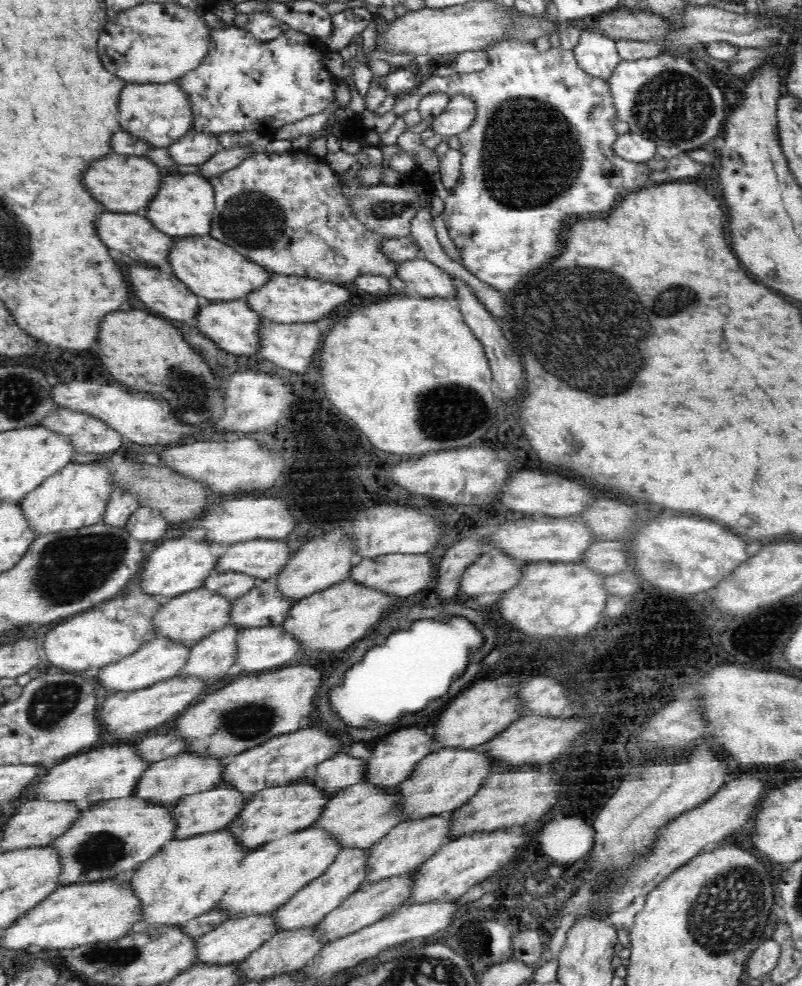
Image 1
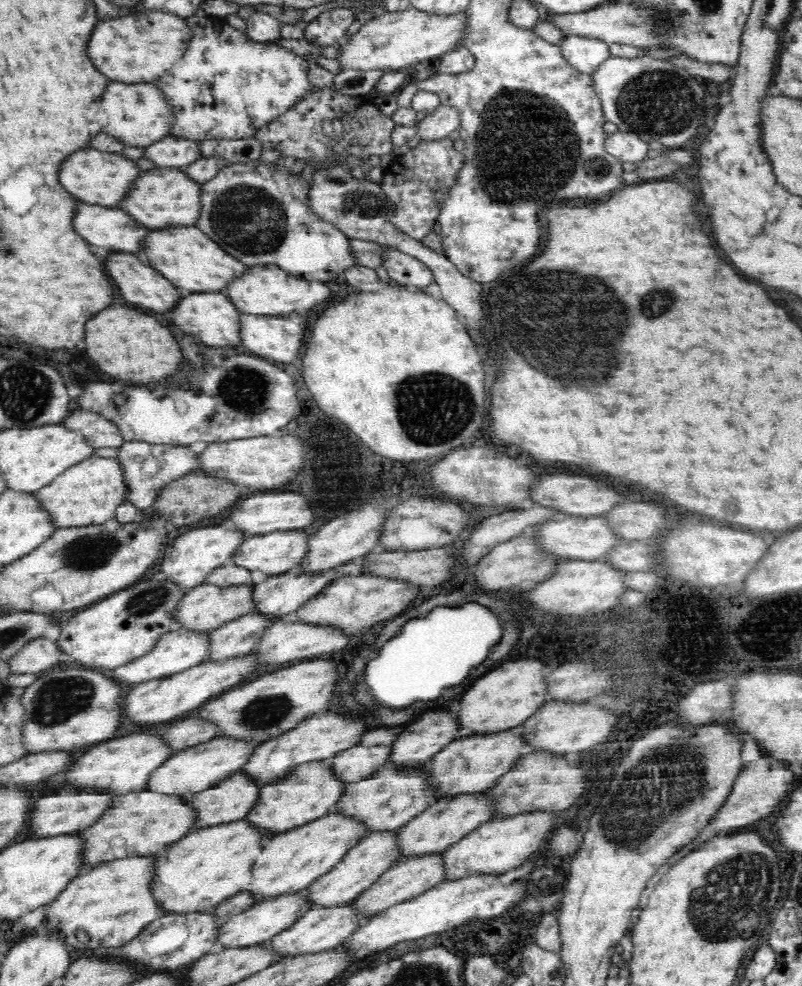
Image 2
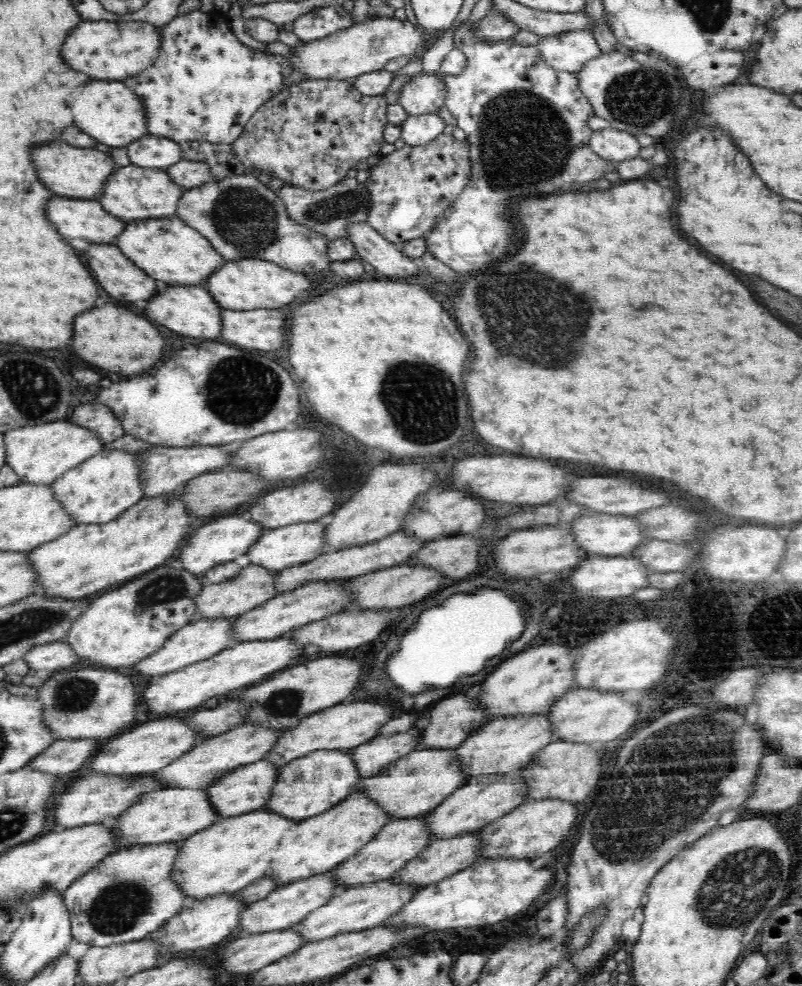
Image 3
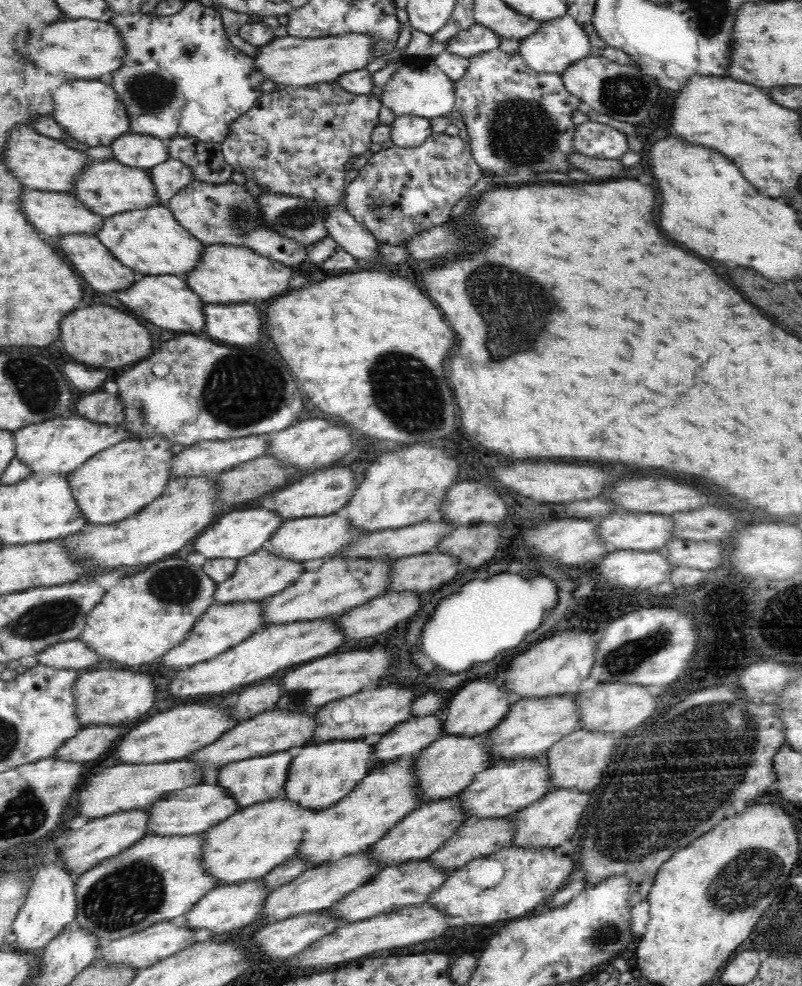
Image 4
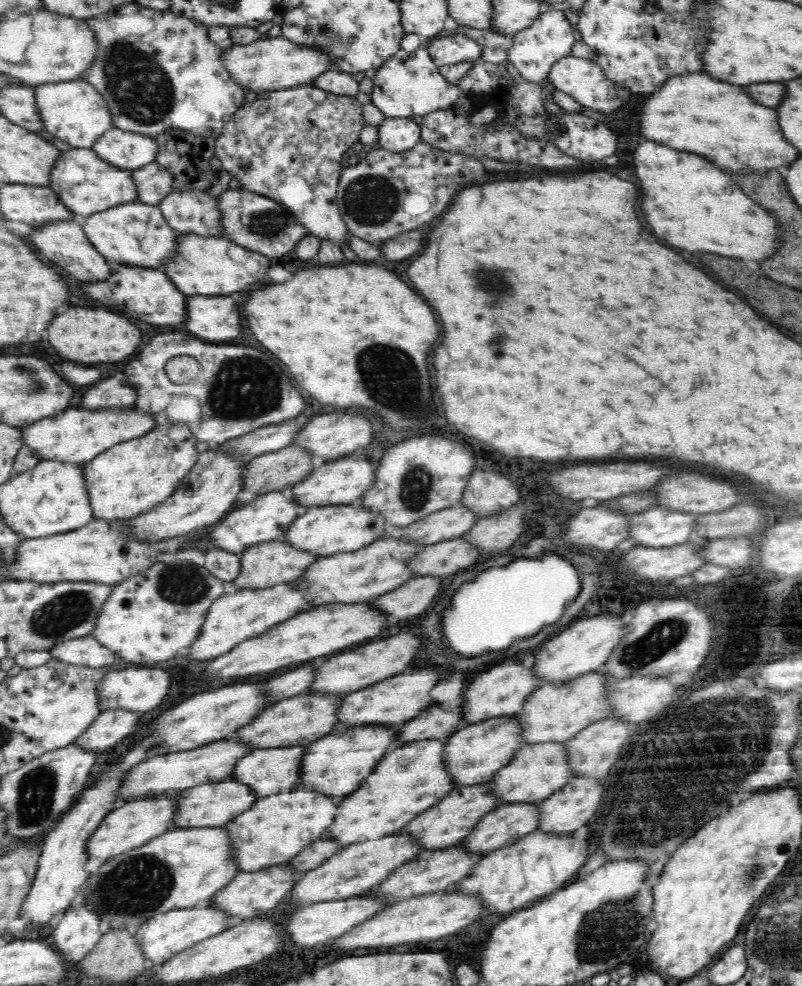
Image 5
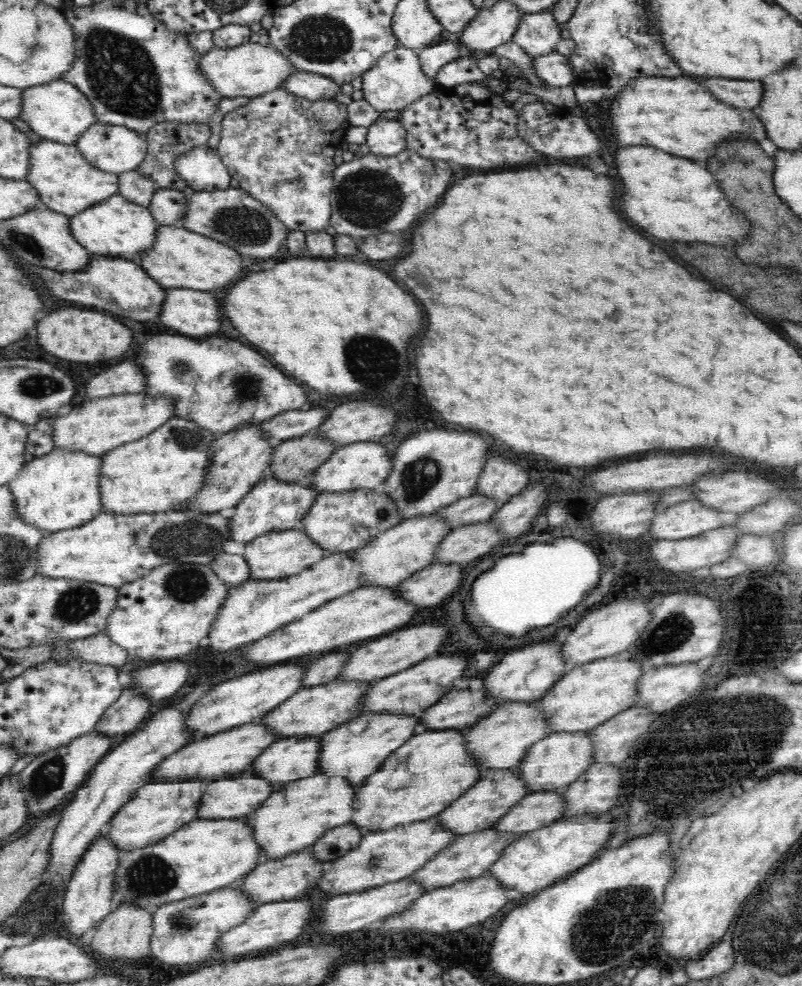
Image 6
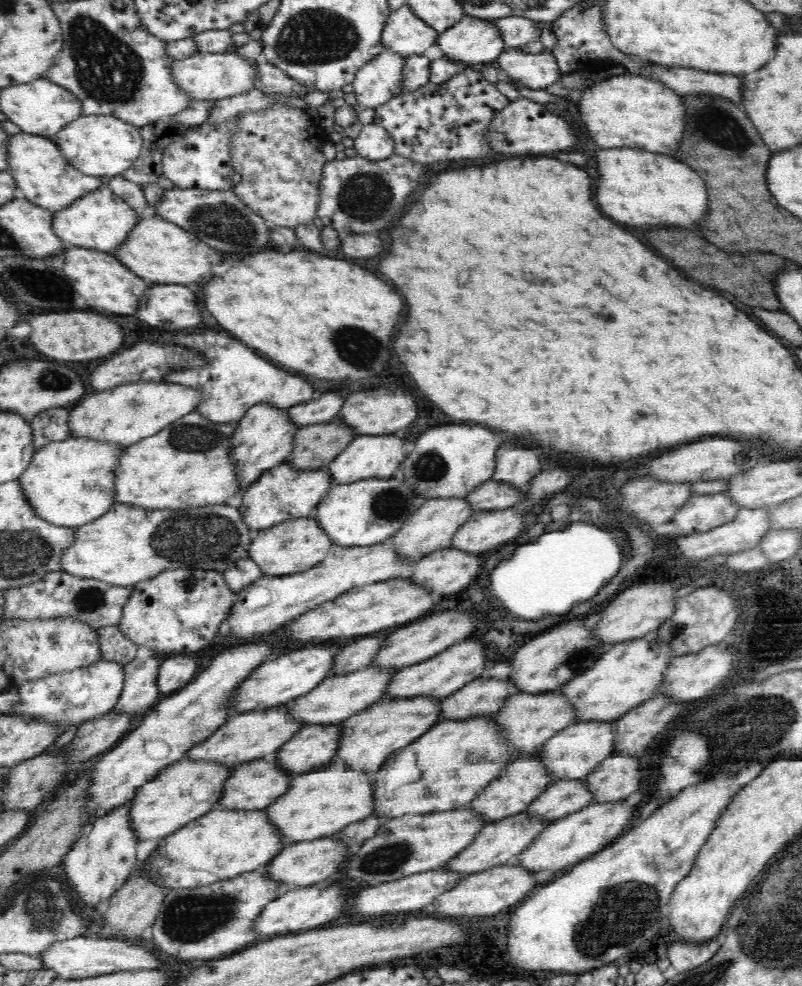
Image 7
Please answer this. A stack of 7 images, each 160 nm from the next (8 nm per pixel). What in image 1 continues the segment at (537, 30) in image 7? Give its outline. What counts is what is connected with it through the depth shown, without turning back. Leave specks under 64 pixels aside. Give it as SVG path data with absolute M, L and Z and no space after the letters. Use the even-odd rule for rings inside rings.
M598 30L582 32L574 51L576 60L584 72L607 81L623 61L617 49L617 40Z

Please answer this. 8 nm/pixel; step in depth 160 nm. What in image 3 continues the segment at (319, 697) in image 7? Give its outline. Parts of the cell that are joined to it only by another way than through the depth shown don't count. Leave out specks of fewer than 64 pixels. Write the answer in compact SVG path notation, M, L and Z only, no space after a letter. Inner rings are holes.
M241 724L218 736L207 738L201 743L196 742L189 752L157 770L153 775L154 779L160 783L162 789L202 789L204 791L233 769L263 760L270 748L274 746L274 740L281 733L281 731Z

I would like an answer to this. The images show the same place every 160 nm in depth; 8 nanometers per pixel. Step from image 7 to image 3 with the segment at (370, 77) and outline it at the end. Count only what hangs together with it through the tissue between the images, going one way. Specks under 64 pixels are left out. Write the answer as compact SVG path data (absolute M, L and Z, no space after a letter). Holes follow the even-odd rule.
M442 73L414 75L399 92L399 103L412 115L436 113L444 102Z

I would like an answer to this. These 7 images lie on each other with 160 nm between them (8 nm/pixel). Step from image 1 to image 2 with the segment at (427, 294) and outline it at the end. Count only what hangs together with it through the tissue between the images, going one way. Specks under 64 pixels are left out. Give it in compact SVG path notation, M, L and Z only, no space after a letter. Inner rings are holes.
M390 249L383 266L398 286L418 290L424 286L432 286L437 280L429 266L412 256Z

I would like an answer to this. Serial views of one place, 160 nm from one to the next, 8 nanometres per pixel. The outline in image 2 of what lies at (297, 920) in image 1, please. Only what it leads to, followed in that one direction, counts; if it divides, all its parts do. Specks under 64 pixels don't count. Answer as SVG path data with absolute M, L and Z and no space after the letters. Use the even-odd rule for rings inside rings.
M369 834L362 838L358 844L354 845L330 872L319 876L314 884L302 889L300 895L306 899L308 911L329 909L350 905L352 900L362 894L364 890L370 888L375 880L378 880L382 873L392 867L398 856L398 847L394 843L395 834Z

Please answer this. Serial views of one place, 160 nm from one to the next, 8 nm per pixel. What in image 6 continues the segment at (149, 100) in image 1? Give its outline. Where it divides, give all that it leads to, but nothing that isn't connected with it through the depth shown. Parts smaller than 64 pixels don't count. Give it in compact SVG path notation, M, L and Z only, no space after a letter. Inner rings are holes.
M63 79L25 88L23 97L21 119L45 140L76 145L84 132L100 123L90 99L75 84Z

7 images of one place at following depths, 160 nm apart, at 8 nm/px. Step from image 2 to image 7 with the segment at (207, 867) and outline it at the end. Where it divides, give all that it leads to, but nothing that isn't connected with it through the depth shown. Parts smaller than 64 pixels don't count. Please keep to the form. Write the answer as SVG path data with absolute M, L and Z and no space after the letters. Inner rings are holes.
M330 762L322 772L310 772L306 776L298 776L290 780L288 790L265 808L266 818L286 842L306 842L324 838L326 834L335 834L348 826L350 822L364 820L370 814L372 796L368 780L362 772L354 772L344 764Z

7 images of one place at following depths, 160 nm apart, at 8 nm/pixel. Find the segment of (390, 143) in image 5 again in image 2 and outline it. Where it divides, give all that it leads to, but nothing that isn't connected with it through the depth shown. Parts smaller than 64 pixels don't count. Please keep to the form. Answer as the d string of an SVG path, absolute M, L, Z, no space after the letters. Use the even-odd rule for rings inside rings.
M441 104L432 114L415 125L422 140L440 140L459 130L461 112L451 104Z

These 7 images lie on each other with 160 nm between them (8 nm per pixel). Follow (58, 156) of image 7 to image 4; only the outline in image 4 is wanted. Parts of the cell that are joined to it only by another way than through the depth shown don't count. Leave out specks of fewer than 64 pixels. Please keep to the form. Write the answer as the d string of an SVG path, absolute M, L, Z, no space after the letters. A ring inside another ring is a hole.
M115 159L93 161L85 170L87 171L84 171L77 180L78 192L75 196L80 198L86 207L104 217L162 206L162 198L158 197L158 189L150 170L132 168Z

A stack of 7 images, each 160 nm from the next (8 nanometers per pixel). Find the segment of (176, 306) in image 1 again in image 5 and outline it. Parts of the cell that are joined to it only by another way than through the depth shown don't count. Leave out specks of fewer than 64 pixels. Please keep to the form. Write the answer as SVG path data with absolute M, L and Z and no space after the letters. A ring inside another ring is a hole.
M60 222L58 224L48 224L40 230L36 229L34 230L34 236L32 236L32 244L34 244L34 248L38 248L38 252L44 260L50 260L50 262L58 264L66 272L74 274L74 278L78 278L80 282L108 280L114 272L112 270L114 267L106 261L106 258L100 254L99 250L87 237L85 230L82 228L82 222Z

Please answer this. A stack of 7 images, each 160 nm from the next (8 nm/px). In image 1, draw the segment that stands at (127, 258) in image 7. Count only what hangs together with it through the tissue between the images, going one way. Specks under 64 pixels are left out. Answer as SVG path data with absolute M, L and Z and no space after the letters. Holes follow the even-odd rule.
M273 274L269 285L254 291L248 304L264 319L277 324L306 324L328 318L336 308L352 300L352 292L338 284L308 277Z

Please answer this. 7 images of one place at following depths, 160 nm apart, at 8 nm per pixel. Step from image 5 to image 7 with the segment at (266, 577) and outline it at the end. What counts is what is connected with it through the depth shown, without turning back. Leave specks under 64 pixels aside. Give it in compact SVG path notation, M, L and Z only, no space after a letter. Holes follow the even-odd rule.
M312 517L297 518L253 535L248 546L248 556L256 563L263 575L282 576L310 570L315 564L324 560L326 551L331 546L330 539Z

